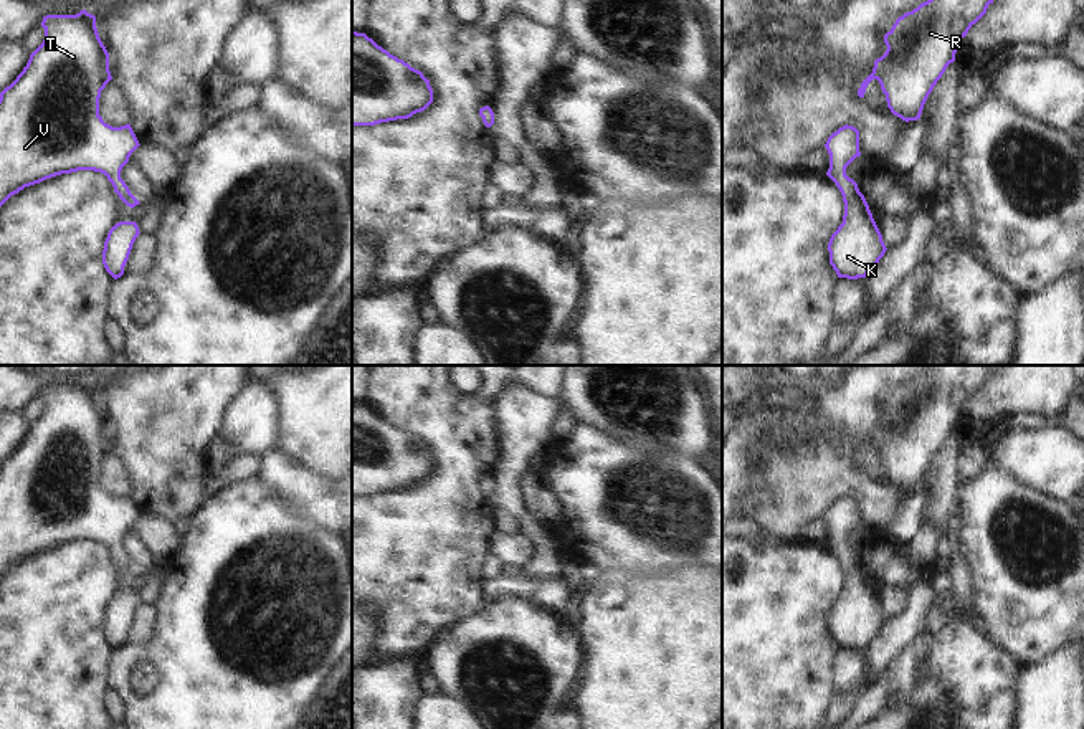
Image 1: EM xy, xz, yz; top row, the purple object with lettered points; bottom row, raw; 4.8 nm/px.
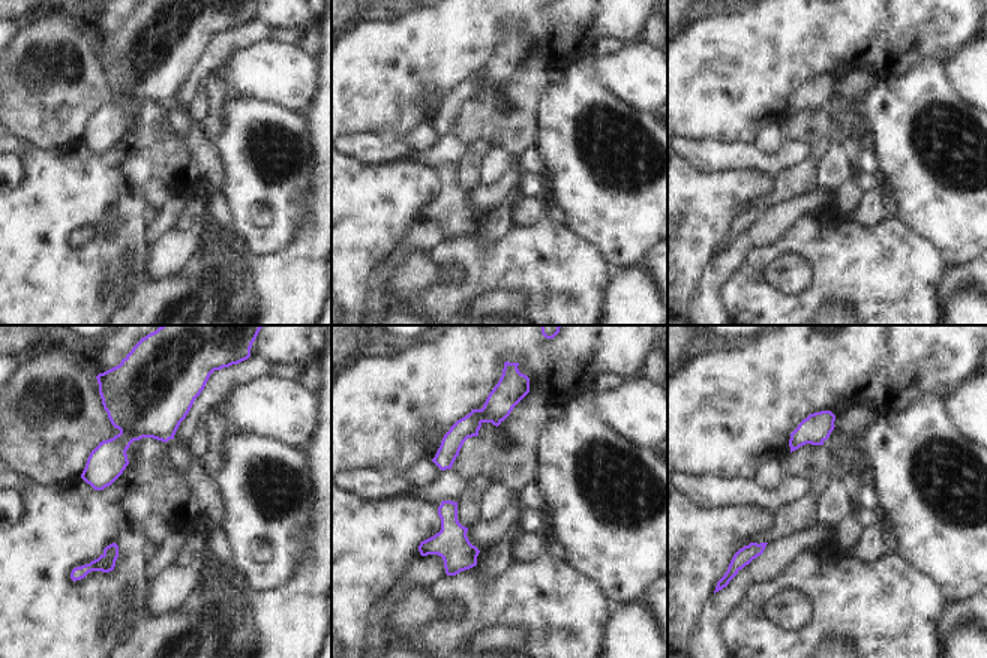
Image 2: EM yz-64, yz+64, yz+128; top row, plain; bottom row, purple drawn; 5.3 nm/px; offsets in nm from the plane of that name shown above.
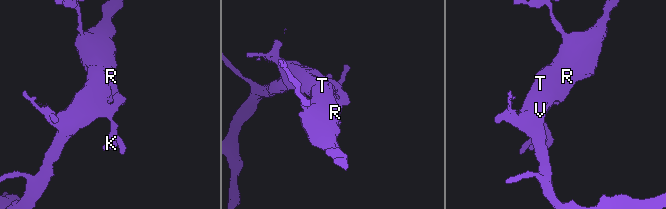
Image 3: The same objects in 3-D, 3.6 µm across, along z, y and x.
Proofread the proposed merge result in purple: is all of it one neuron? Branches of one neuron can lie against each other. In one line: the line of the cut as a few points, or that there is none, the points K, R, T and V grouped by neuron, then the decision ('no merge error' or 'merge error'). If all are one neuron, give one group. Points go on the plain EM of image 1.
cut none; groups K R T V; no merge error

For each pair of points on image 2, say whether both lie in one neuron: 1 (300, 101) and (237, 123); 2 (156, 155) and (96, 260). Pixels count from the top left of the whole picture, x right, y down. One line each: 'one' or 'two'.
1: two
2: one

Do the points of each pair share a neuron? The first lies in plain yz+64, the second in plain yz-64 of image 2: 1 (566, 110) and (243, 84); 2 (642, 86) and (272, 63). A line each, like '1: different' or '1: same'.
1: different
2: same

